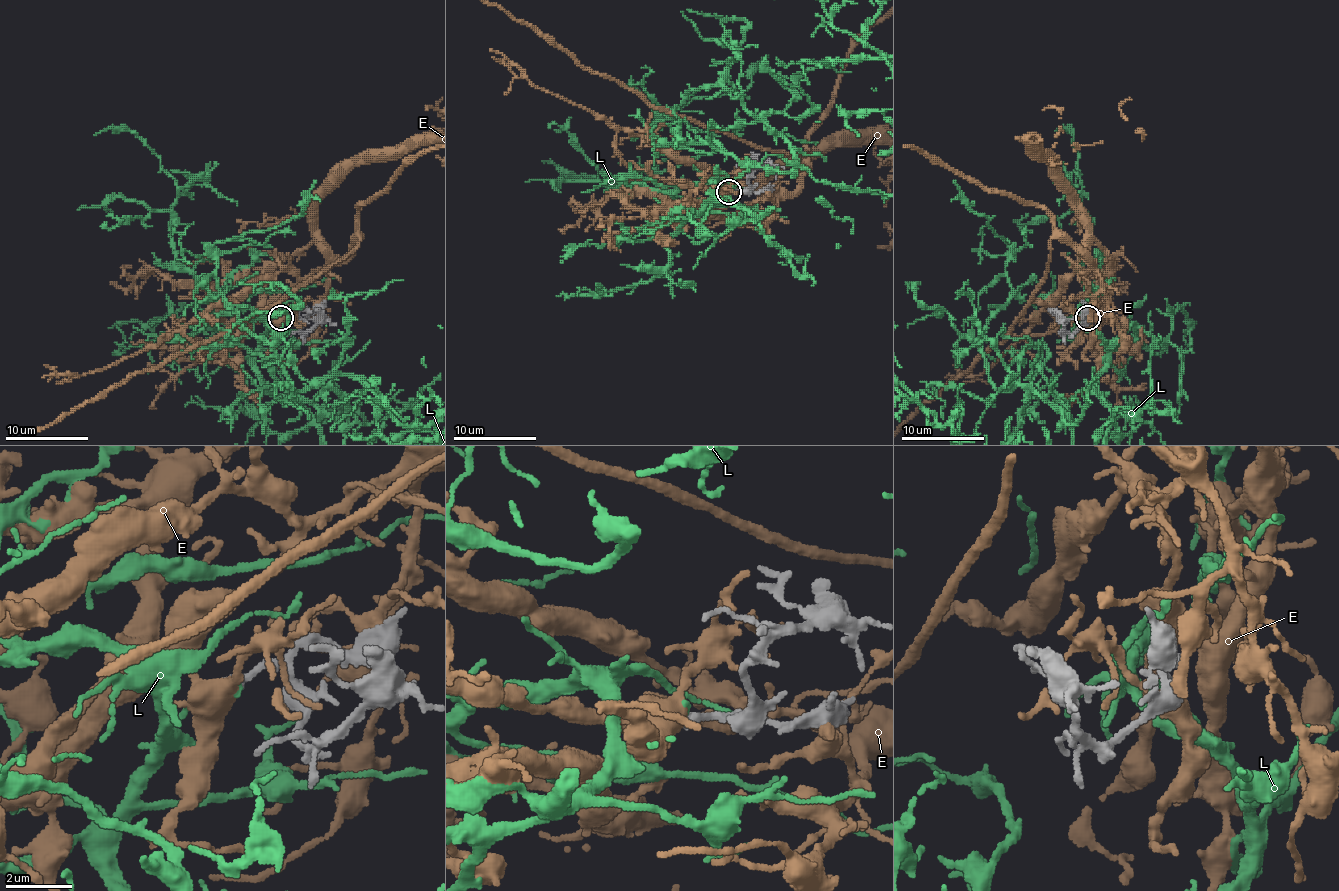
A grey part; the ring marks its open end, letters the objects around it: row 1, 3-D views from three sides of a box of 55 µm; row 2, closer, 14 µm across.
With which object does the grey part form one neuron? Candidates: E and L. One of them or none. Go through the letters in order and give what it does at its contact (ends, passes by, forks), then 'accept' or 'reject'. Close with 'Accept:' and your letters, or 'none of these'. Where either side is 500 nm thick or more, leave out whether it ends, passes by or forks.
E: it forks there; reject
L: it ends there; reject
Accept: none of these

